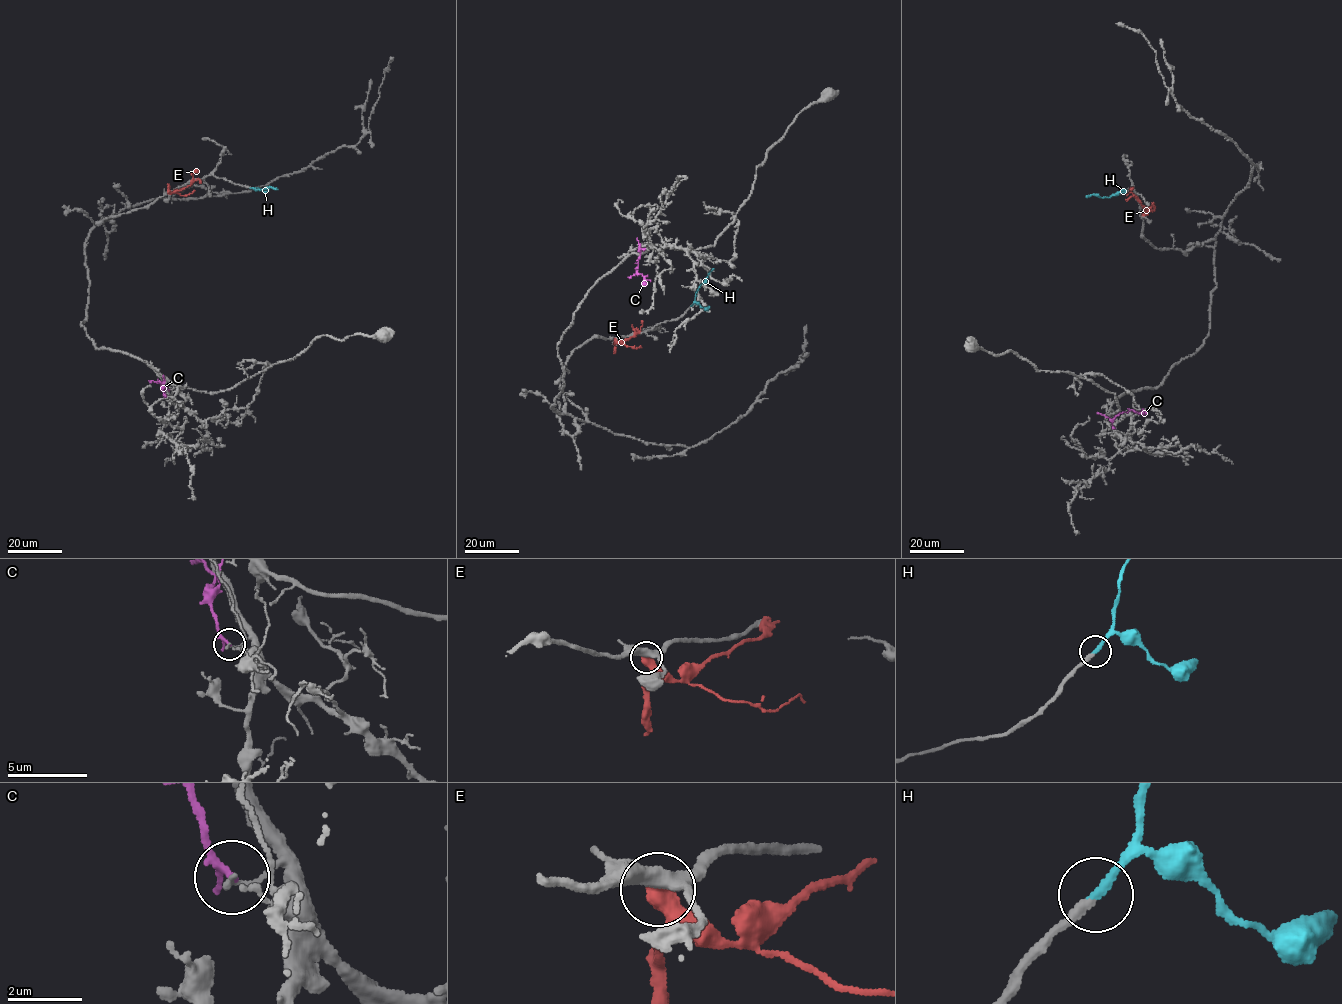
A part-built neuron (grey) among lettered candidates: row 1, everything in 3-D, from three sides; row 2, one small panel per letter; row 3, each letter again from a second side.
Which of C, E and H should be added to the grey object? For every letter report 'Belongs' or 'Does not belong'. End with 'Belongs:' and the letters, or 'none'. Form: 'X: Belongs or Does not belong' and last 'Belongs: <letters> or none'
C: Does not belong
E: Does not belong
H: Belongs
Belongs: H

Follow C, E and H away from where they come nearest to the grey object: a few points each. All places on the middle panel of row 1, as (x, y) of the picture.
C: (644, 249), (640, 249), (637, 271), (646, 284)
E: (614, 339), (621, 343), (633, 336), (640, 329), (642, 320)
H: (691, 305), (696, 292), (713, 268)

